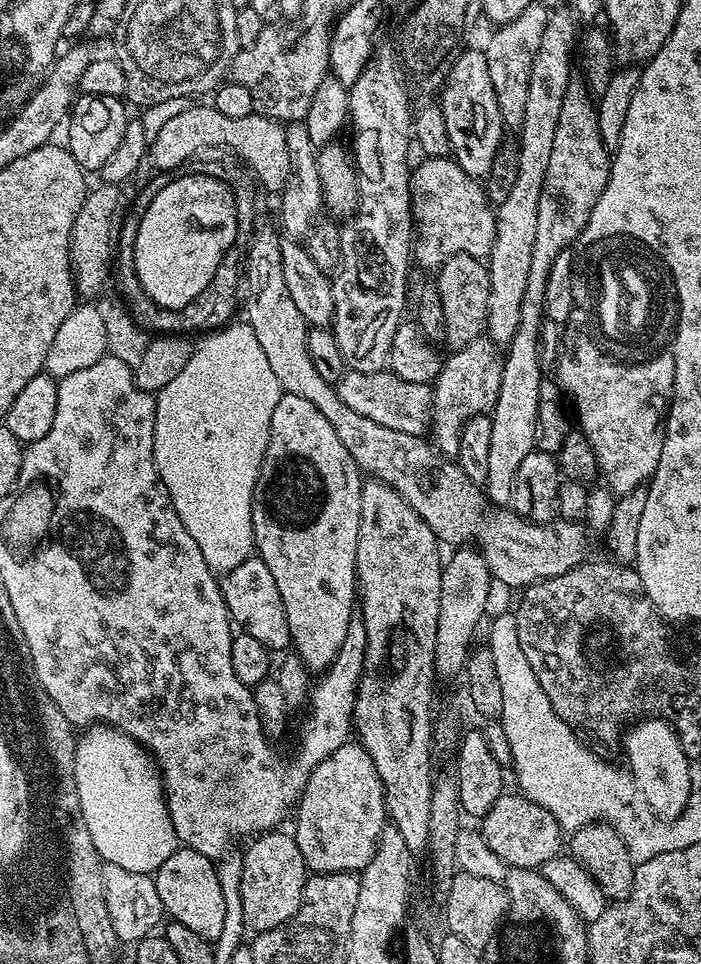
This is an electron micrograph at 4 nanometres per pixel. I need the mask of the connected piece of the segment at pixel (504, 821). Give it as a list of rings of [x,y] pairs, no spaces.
[[[502,794],[490,806],[490,810],[482,817],[482,835],[490,850],[503,861],[509,869],[534,868],[539,869],[548,859],[561,851],[560,836],[562,829],[560,823],[542,806],[529,800],[523,794],[508,796]]]

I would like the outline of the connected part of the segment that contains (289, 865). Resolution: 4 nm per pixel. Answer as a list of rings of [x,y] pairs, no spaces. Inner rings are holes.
[[[269,830],[257,835],[256,840],[242,854],[241,896],[247,927],[253,933],[281,928],[295,918],[304,898],[304,884],[310,873],[304,867],[302,850],[298,850],[295,835],[281,830]]]

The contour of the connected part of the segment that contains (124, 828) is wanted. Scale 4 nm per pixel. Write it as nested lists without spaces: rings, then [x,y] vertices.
[[[92,726],[87,732],[92,740],[80,738],[76,741],[76,785],[80,809],[90,830],[90,838],[94,838],[94,846],[98,846],[98,854],[105,865],[125,867],[144,863],[143,871],[155,874],[162,862],[166,862],[166,858],[170,858],[170,854],[174,854],[178,847],[159,767],[144,745],[118,728]]]

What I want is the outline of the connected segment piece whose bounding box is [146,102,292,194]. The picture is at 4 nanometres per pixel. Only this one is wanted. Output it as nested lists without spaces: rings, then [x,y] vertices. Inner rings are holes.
[[[200,102],[193,103],[190,108],[163,123],[157,136],[147,145],[146,156],[150,162],[152,159],[154,167],[168,172],[171,168],[182,167],[195,152],[200,152],[203,148],[232,147],[245,165],[252,164],[251,171],[263,187],[265,184],[273,194],[286,187],[288,177],[292,175],[292,163],[283,123],[259,114],[246,118],[226,118],[226,114],[222,114],[222,110],[211,103],[198,103]]]

